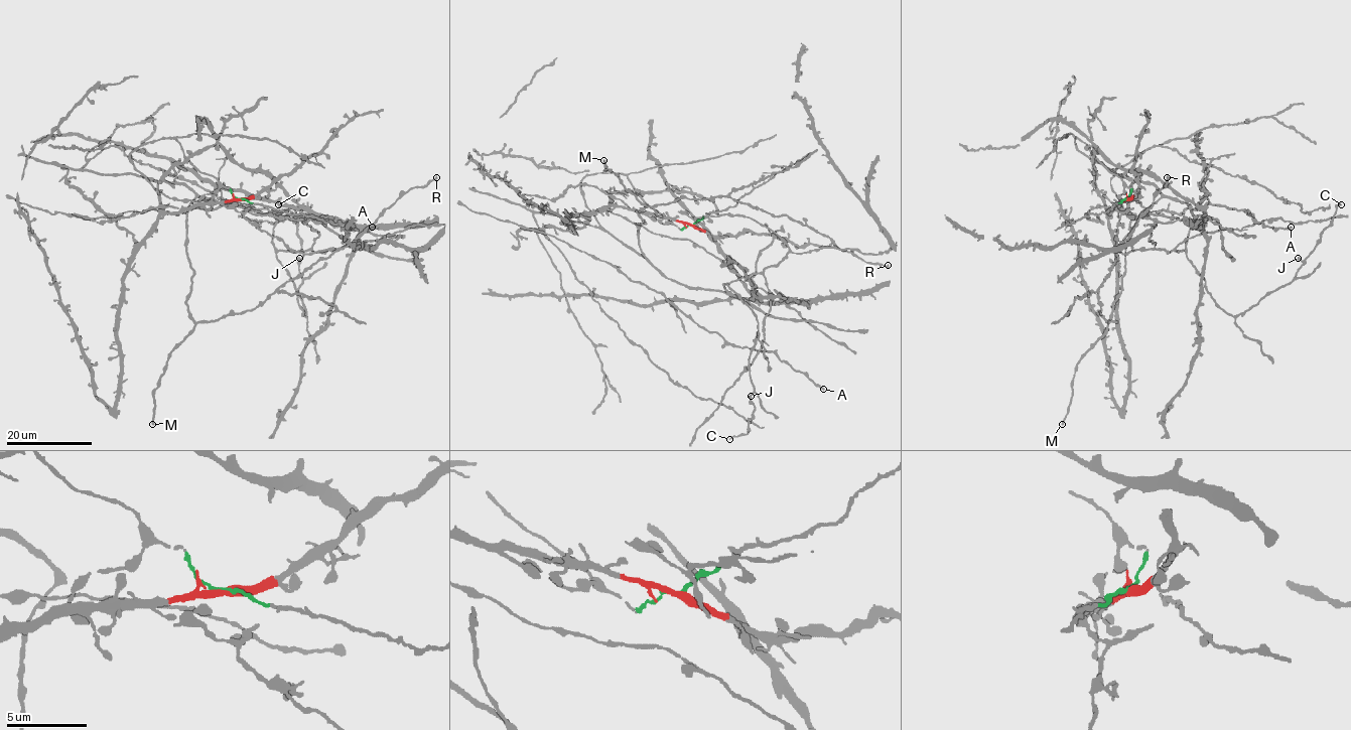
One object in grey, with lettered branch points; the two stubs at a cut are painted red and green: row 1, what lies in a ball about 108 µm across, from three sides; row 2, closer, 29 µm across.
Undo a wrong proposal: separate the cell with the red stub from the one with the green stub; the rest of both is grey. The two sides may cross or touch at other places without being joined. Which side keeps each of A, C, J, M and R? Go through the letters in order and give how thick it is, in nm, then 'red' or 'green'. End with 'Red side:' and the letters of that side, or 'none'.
A: 280 nm thick; green
C: 240 nm thick; green
J: 320 nm thick; green
M: 280 nm thick; green
R: 240 nm thick; green
Red side: none

